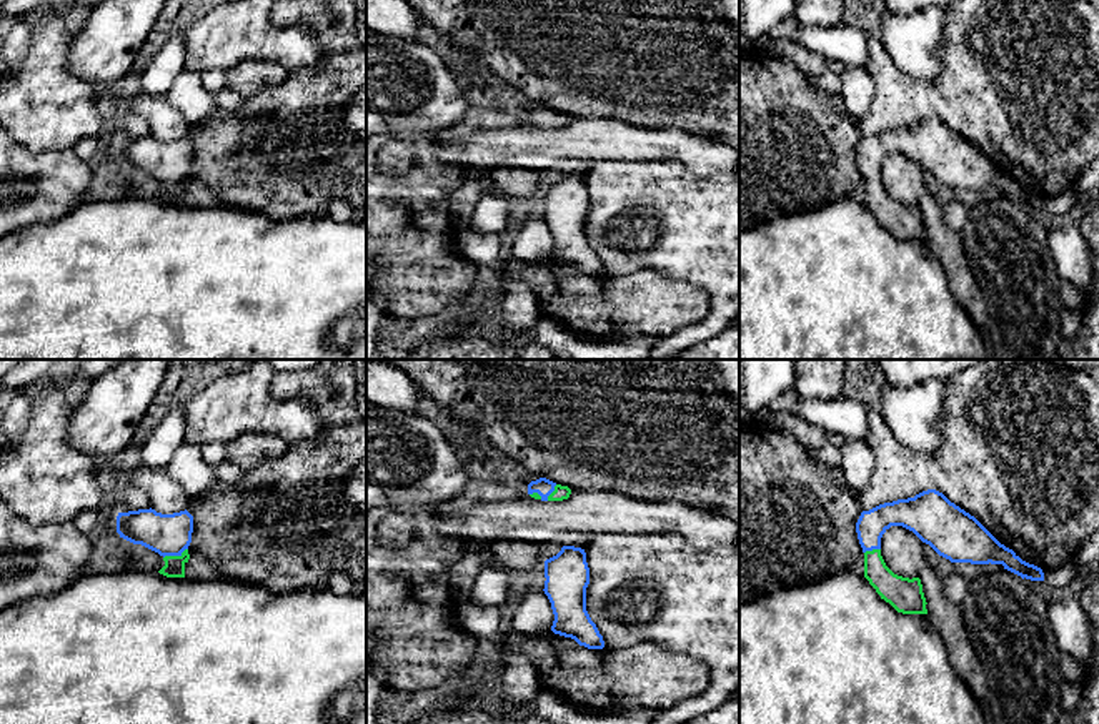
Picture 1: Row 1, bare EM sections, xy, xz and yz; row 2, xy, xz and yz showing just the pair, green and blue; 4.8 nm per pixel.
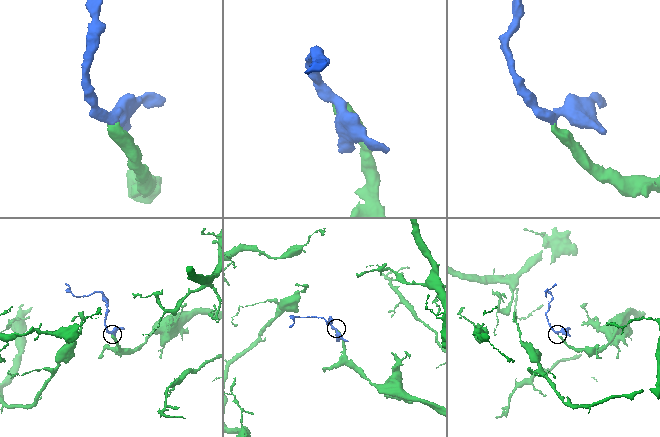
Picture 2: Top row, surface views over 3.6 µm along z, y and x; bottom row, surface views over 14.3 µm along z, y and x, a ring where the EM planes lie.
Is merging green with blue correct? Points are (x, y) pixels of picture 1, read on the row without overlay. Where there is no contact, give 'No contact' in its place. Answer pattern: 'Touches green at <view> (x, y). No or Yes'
Touches green at xy (175, 183). Yes

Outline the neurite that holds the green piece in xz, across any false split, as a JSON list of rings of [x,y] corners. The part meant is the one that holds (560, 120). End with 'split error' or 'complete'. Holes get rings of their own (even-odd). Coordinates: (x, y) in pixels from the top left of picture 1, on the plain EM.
[[[540,105],[528,112],[528,121],[541,128],[563,128],[569,125],[571,117],[568,113],[556,112],[546,105]]]; split error

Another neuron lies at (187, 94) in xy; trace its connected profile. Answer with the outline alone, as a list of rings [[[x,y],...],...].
[[[185,68],[175,77],[163,98],[191,125],[203,123],[221,112],[211,93],[203,87],[200,75]]]

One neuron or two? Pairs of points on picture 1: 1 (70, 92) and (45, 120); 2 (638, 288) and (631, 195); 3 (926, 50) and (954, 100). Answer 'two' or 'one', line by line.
1: one
2: two
3: two

